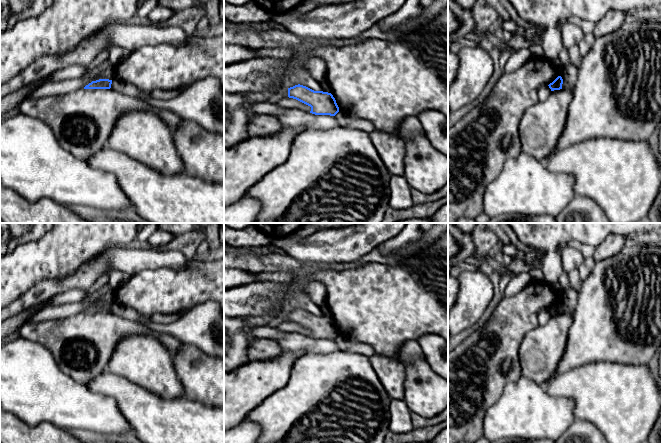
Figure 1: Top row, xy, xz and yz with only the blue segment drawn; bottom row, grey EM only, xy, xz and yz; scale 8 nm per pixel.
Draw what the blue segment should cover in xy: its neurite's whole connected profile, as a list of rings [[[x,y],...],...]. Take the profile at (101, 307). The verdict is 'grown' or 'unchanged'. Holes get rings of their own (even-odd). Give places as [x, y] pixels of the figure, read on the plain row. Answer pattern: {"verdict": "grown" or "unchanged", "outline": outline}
{"verdict": "unchanged", "outline": [[[99,303],[92,305],[84,311],[84,313],[110,313],[112,304],[109,303]]]}

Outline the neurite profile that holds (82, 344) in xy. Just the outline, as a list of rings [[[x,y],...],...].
[[[84,313],[55,320],[45,320],[39,322],[28,322],[19,329],[19,334],[23,338],[40,343],[46,347],[53,355],[59,369],[78,383],[87,385],[103,372],[108,370],[108,362],[116,349],[117,343],[123,338],[133,335],[151,335],[157,338],[170,353],[179,351],[182,343],[176,338],[152,331],[145,325],[124,319],[113,313]]]

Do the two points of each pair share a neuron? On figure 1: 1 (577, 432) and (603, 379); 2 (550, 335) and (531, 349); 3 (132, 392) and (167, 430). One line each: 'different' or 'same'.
1: different
2: same
3: same

